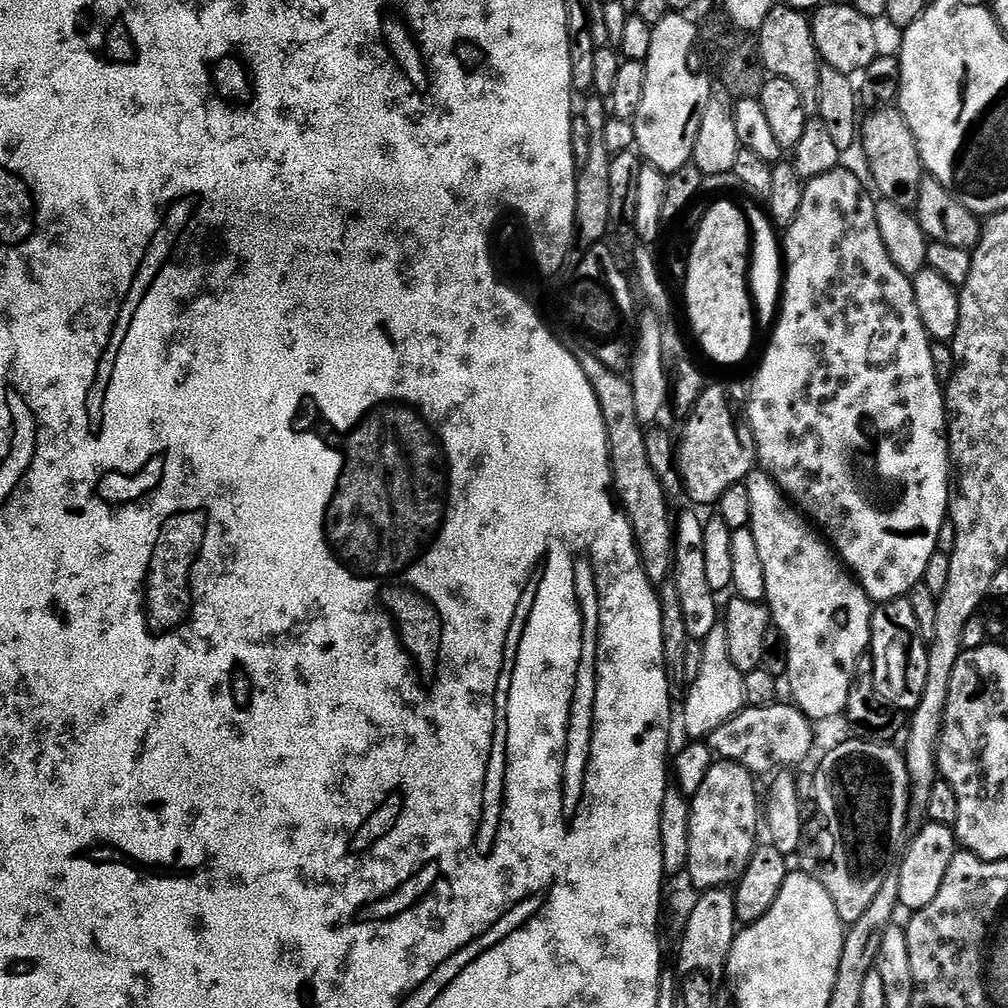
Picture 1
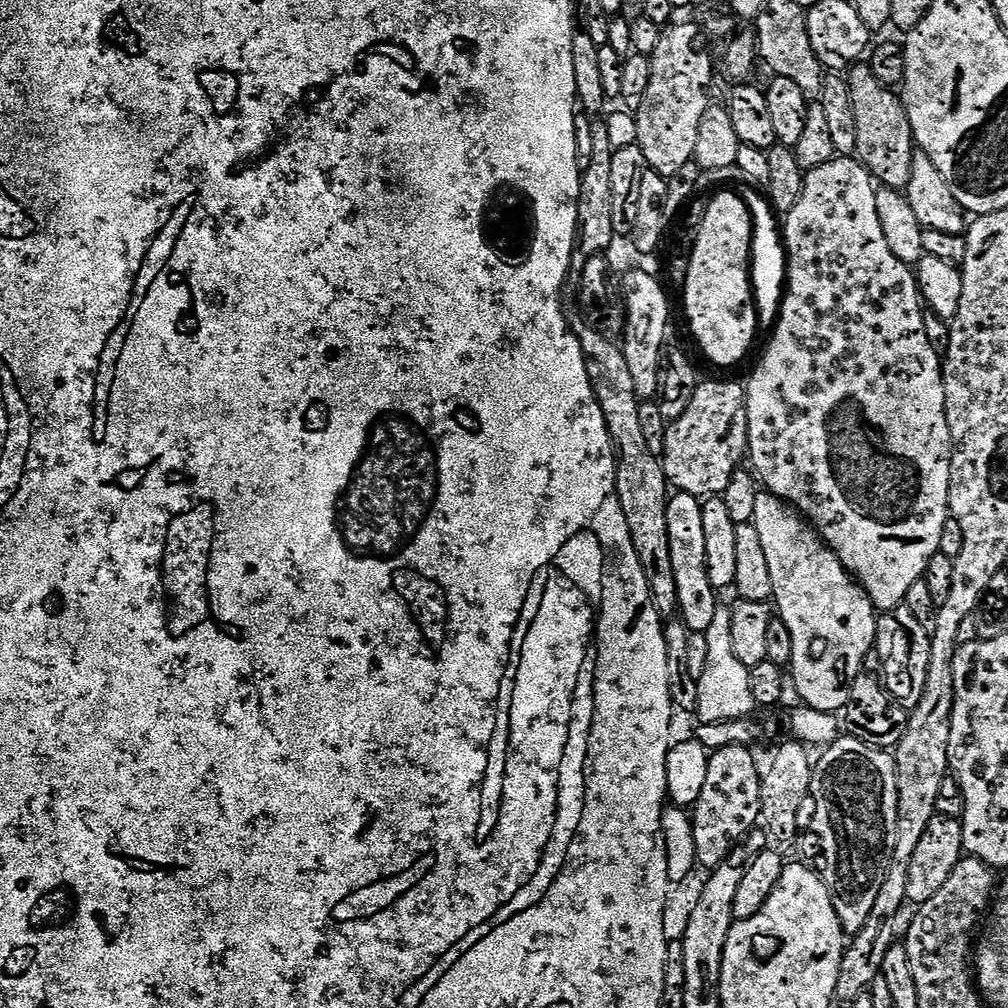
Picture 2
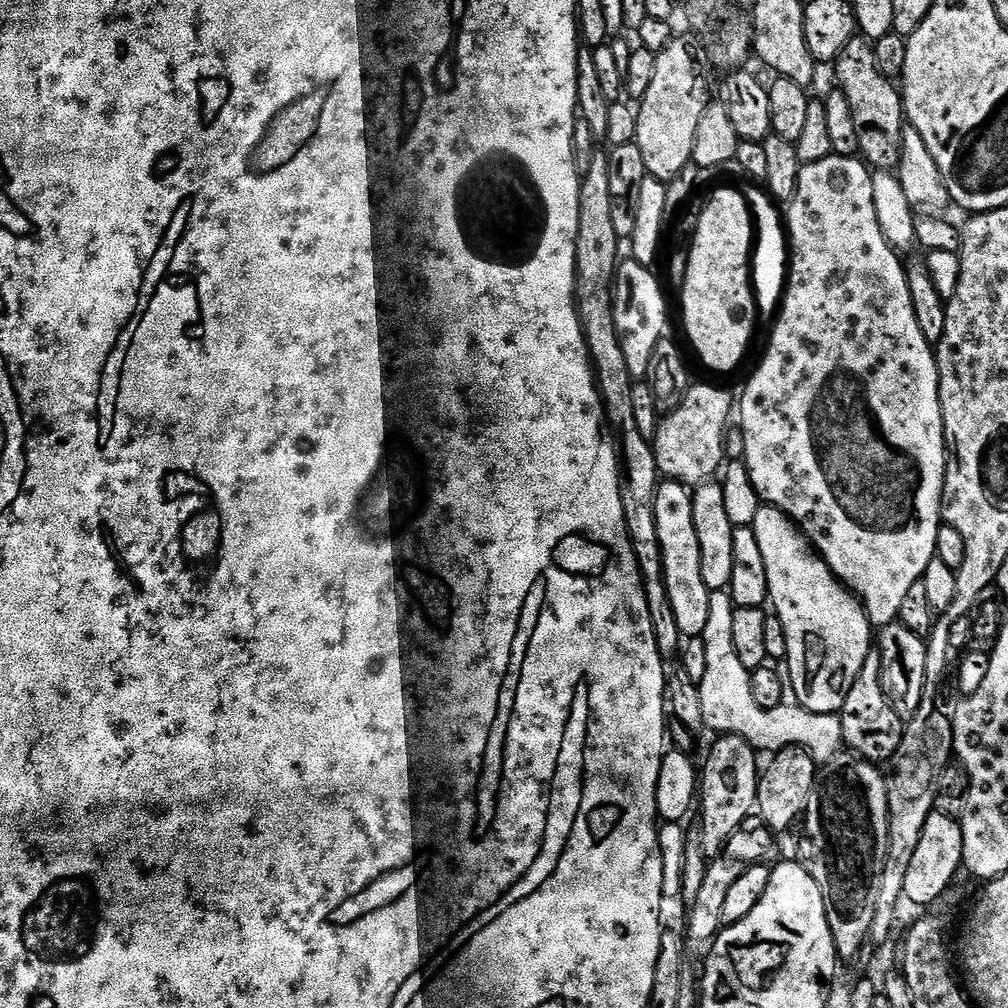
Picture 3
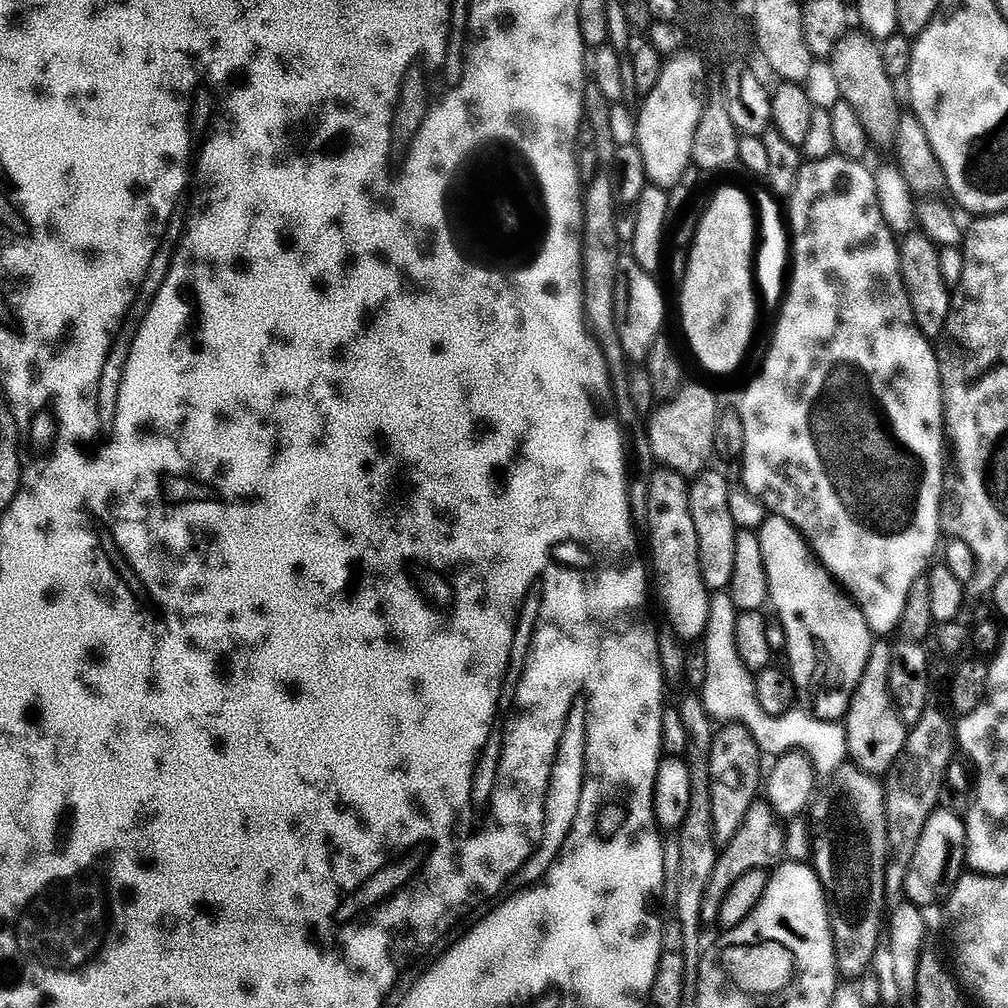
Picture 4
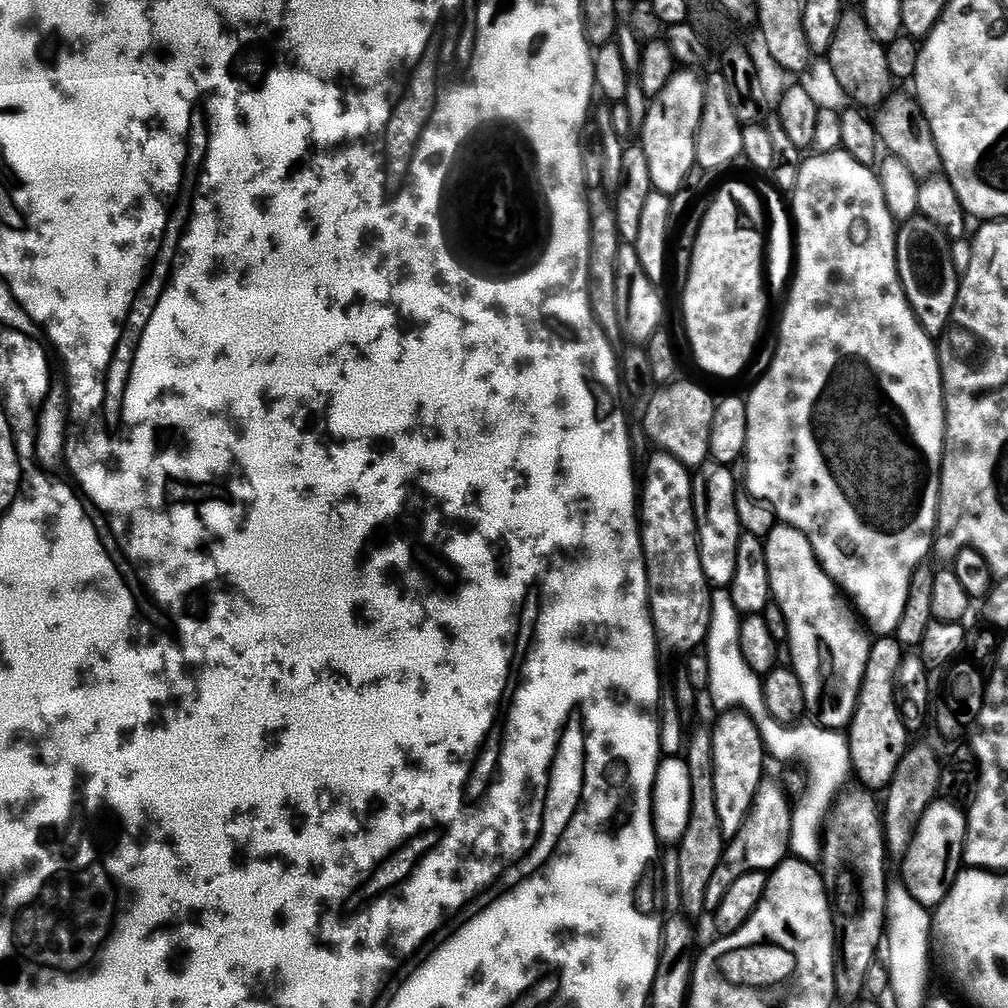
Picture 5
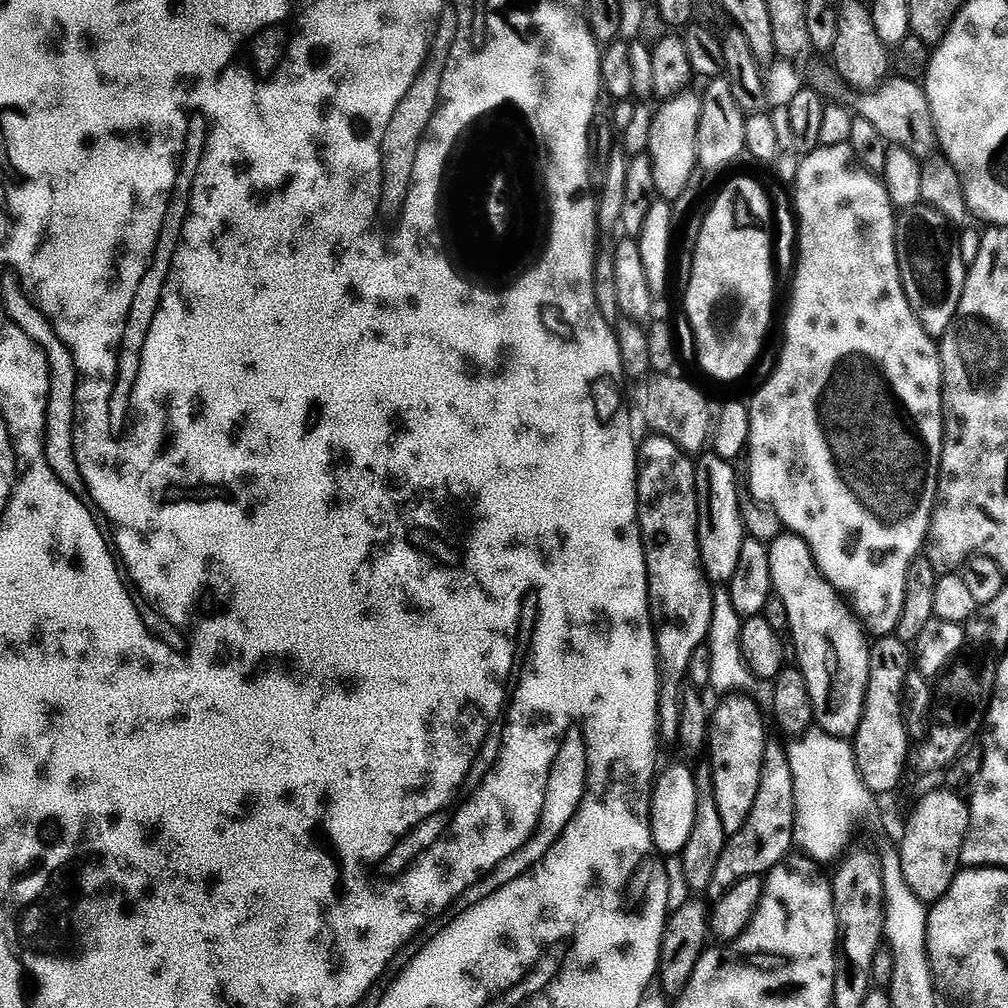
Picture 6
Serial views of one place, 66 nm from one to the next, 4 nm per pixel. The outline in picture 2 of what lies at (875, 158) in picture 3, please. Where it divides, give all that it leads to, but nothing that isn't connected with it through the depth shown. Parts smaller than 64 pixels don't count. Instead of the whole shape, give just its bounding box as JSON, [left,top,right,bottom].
[847,62,914,189]

